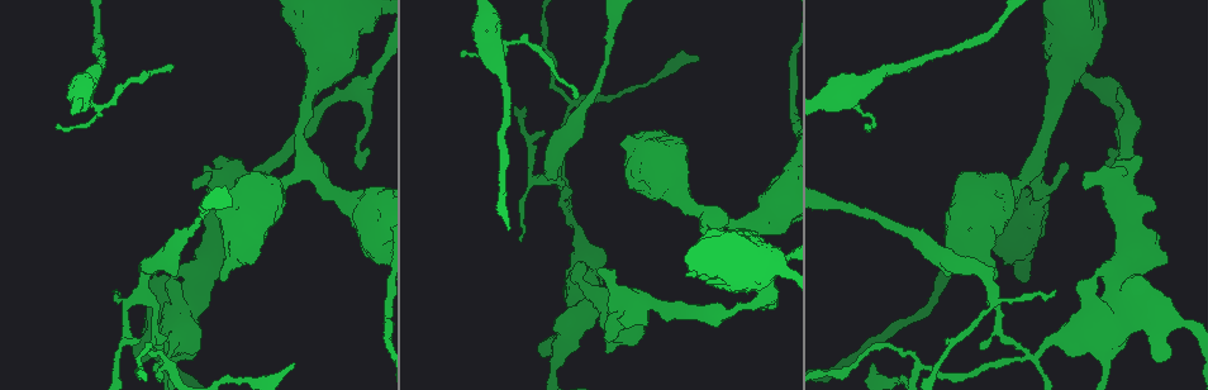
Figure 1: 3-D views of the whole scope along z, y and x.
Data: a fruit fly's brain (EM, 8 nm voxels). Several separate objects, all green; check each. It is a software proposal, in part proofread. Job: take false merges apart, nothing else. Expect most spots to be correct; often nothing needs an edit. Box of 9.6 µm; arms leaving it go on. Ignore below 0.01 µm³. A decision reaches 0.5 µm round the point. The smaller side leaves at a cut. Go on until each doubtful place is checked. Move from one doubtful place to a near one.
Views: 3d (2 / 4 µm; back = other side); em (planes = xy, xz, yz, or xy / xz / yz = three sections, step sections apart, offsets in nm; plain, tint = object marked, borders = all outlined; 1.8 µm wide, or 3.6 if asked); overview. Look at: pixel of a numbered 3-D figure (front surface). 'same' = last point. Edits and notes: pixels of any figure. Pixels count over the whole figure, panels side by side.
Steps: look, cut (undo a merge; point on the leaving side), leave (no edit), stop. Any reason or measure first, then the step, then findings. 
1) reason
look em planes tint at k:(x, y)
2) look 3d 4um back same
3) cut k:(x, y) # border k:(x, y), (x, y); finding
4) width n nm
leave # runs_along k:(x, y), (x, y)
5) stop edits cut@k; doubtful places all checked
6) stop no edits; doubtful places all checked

looks like a crossing
look em planes tint at 1:(1031, 355)

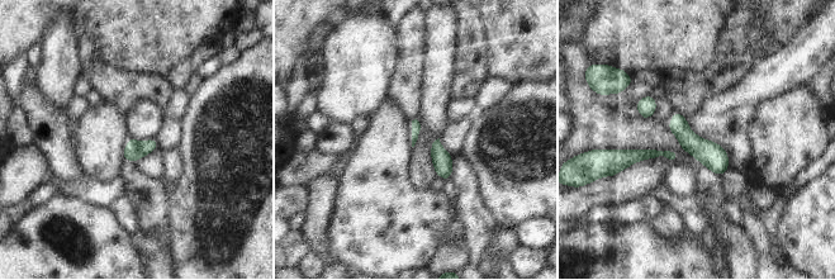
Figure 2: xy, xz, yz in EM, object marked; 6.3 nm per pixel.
width 90 nm
cut 2:(131, 152) # border 2:(137, 143), (137, 153), (140, 156); two neurons meet here

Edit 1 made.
redraw
look overview

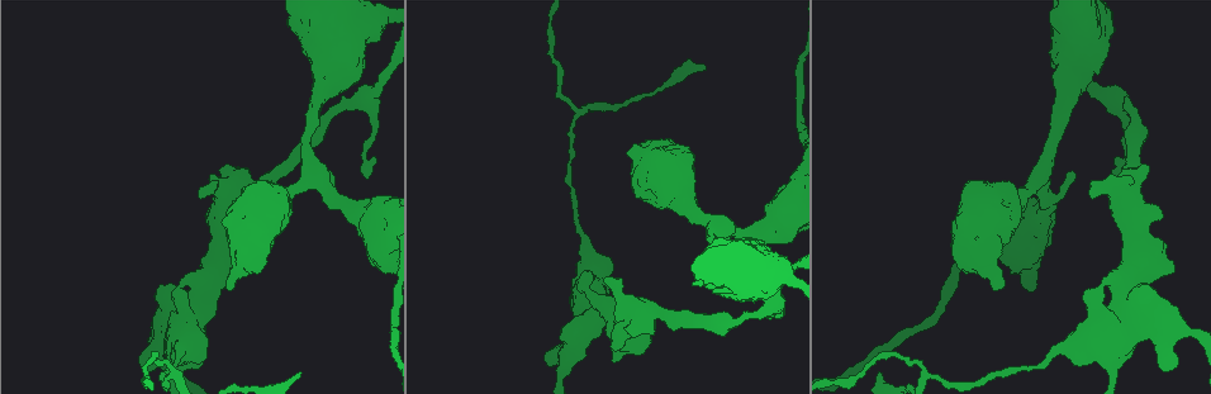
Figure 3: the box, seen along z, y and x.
side arm on a straight run
look 3d 2um back at 3:(167, 379)

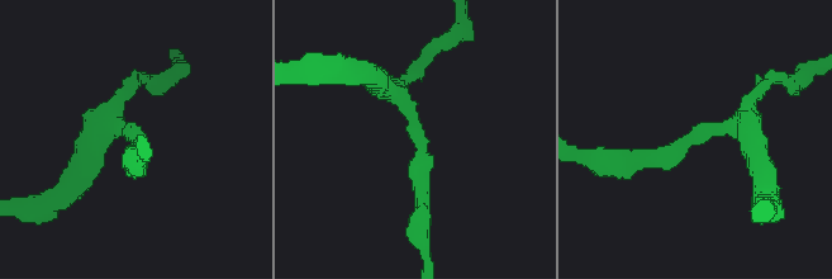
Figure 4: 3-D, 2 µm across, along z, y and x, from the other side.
arms 3
look em 3.6um yz step 8 tint at 4:(726, 131)

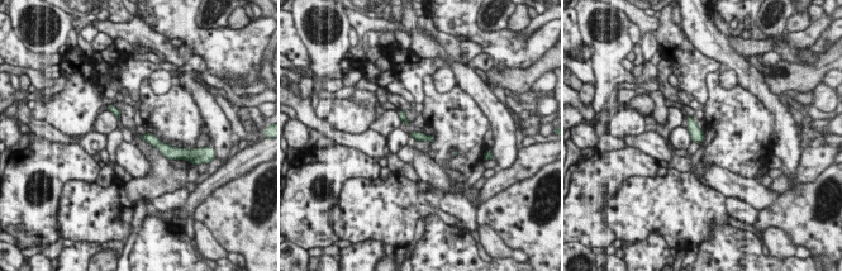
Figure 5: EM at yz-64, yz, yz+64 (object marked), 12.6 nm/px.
another direction
look em 3.6um xy step 16 tint same

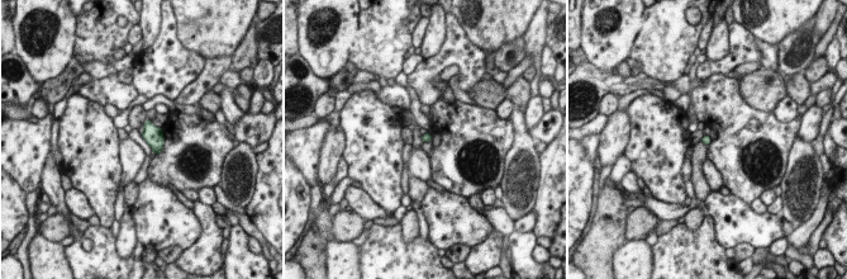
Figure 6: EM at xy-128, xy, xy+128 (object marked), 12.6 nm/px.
leave # continuous, no second neuron

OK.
stop edits cut@2; doubtful places all checked

